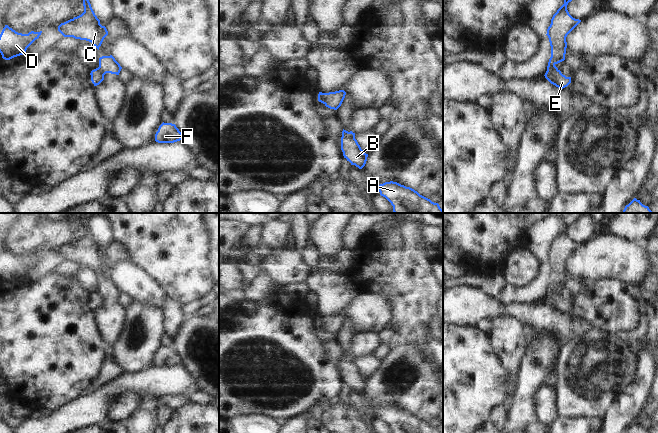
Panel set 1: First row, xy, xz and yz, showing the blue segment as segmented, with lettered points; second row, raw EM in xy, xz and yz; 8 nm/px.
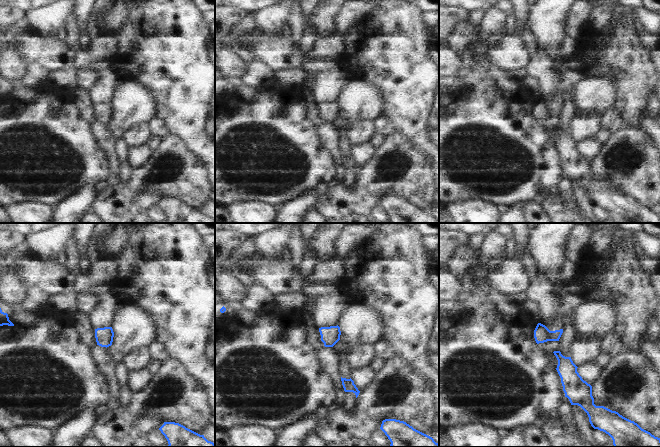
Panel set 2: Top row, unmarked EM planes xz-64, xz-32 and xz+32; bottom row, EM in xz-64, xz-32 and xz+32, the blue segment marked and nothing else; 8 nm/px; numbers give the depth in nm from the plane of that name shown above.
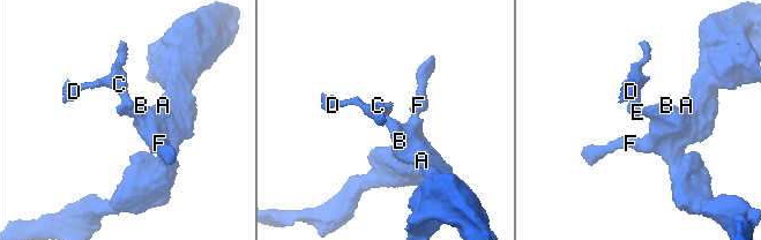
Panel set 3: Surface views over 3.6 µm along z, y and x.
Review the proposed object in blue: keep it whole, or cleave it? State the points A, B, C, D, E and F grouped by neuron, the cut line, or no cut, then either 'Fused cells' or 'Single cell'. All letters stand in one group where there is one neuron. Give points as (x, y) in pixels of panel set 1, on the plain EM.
Groups: A B E F / C D. Split along xz (323, 317), (325, 327). Fused cells

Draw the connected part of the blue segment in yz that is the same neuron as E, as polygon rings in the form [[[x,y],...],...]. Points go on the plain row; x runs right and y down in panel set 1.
[[[549,293],[545,297],[545,302],[558,312],[565,312],[571,307],[571,301],[566,301],[558,293]]]

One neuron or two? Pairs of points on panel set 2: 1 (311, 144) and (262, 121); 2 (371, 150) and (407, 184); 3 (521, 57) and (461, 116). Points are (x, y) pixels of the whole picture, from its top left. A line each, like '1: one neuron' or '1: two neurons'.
1: one neuron
2: two neurons
3: two neurons

